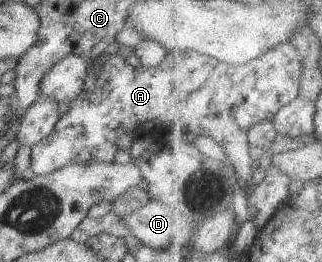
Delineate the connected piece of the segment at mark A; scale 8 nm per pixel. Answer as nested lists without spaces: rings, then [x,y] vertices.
[[[292,40],[281,43],[263,56],[248,62],[245,66],[229,66],[229,63],[218,58],[191,49],[167,52],[164,59],[154,67],[145,68],[143,65],[133,67],[126,64],[125,59],[112,52],[107,56],[96,76],[96,87],[93,92],[79,93],[70,101],[70,109],[65,116],[57,121],[53,132],[32,146],[28,174],[46,175],[57,169],[68,167],[74,162],[83,164],[94,161],[113,163],[115,154],[119,150],[117,141],[121,134],[135,130],[145,120],[147,122],[157,120],[163,128],[165,126],[171,128],[171,124],[169,124],[171,116],[173,116],[175,126],[181,126],[181,116],[183,116],[183,126],[189,126],[199,136],[211,136],[223,146],[236,170],[238,189],[244,188],[241,186],[247,183],[245,190],[248,193],[254,193],[257,188],[253,184],[253,170],[255,172],[256,163],[251,158],[252,142],[250,141],[253,124],[262,123],[263,120],[273,121],[280,110],[295,102],[302,93],[304,74],[305,65],[302,52],[299,45]]]

